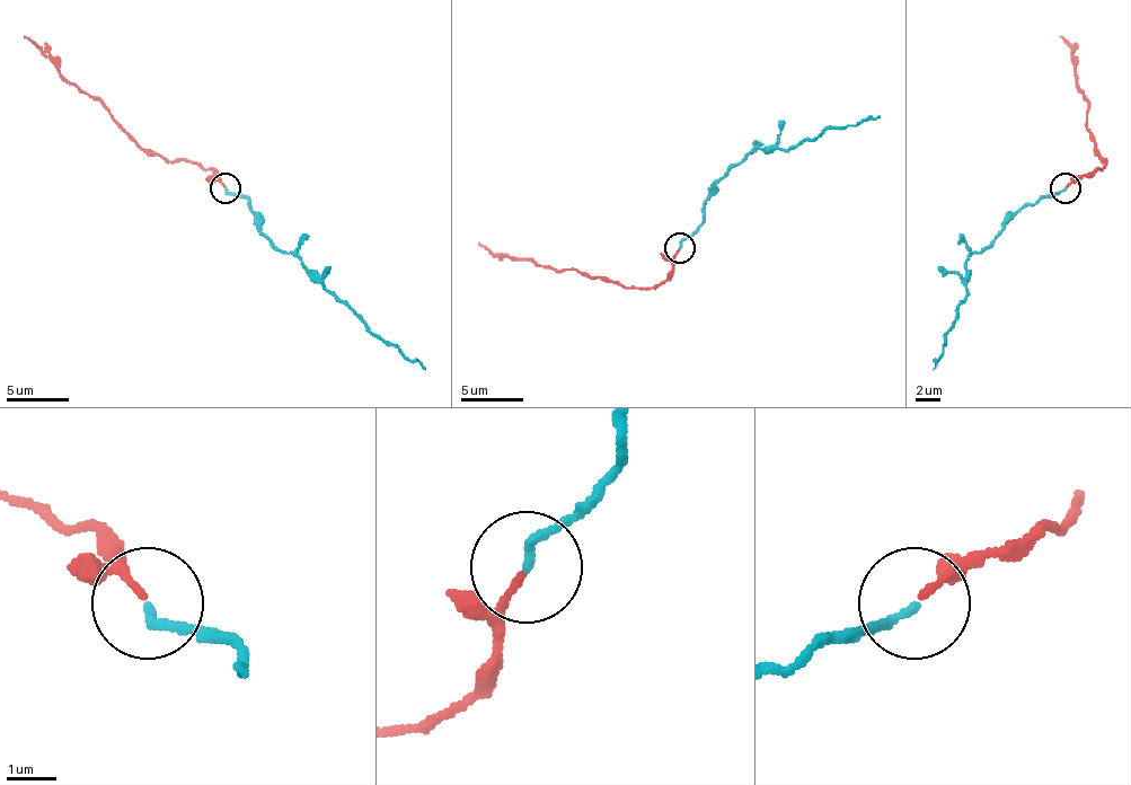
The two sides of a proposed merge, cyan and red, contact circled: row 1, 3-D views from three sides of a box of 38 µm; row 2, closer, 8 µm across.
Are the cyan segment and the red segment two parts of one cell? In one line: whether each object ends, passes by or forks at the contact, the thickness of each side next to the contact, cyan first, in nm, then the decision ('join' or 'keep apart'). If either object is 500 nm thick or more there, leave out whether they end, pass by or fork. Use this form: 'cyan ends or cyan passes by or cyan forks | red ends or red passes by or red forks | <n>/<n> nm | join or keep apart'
cyan ends | red ends | 170/130 nm | join

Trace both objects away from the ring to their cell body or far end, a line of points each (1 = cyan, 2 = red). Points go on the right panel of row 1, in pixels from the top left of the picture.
1: (1066, 188), (1025, 204), (1004, 229), (970, 257), (966, 297), (945, 334), (933, 368)
2: (1066, 185), (1090, 176), (1106, 160), (1094, 149), (1087, 102), (1078, 84), (1071, 46), (1059, 37)

